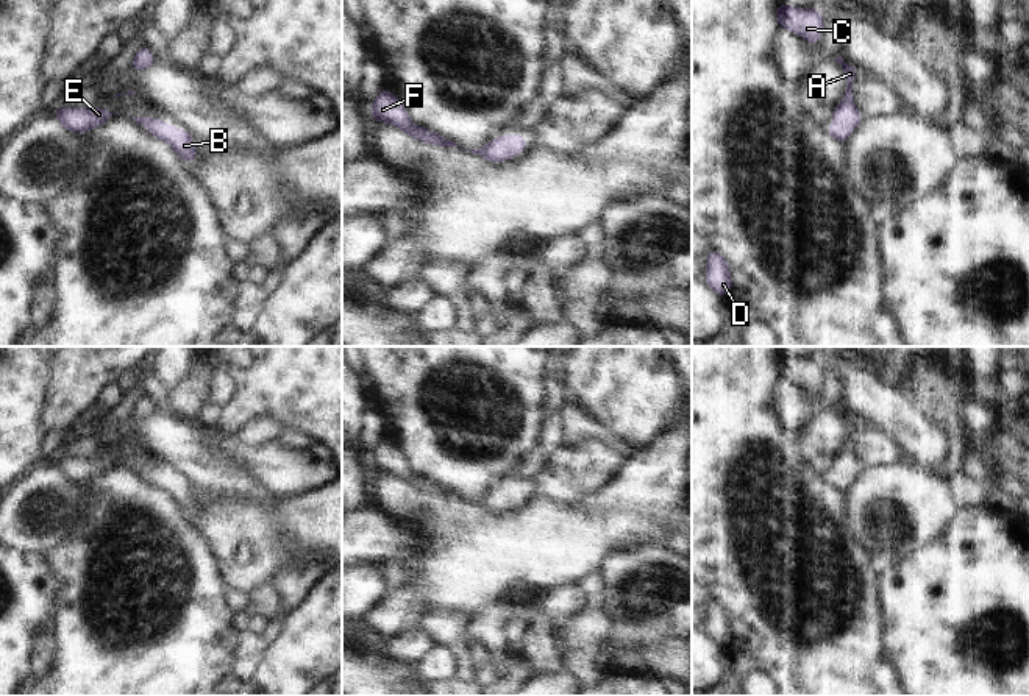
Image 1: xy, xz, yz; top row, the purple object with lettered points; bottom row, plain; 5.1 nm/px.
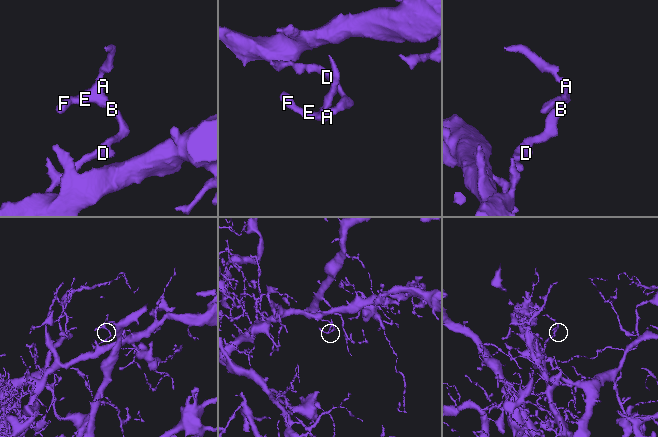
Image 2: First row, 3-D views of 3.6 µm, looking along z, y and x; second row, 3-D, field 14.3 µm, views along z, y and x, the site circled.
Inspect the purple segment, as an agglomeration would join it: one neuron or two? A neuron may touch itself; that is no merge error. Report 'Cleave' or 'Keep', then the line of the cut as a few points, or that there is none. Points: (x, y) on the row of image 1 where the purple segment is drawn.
Keep. No split.

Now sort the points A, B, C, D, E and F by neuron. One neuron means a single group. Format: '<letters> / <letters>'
A B C D E F

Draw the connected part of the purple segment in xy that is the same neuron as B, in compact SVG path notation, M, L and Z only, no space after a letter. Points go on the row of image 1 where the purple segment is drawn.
M128 117L137 125L148 126L150 134L167 142L173 151L187 164L195 162L195 142L183 128L166 125L162 119L155 117Z

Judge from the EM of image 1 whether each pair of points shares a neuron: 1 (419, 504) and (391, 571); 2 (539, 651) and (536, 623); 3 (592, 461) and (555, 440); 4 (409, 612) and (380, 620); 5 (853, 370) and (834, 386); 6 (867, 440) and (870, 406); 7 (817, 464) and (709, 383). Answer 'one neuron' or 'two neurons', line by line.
1: two neurons
2: one neuron
3: two neurons
4: one neuron
5: two neurons
6: two neurons
7: two neurons

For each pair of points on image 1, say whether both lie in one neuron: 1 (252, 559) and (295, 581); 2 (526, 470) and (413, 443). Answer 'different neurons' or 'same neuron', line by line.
1: different neurons
2: different neurons

